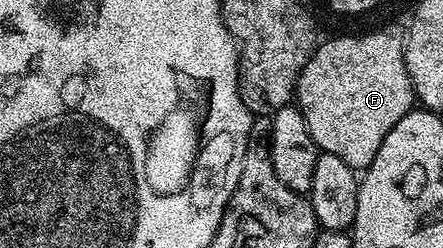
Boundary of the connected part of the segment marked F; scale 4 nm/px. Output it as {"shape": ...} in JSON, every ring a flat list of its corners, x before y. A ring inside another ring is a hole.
{"shape":[[364,31,359,37,334,37,331,41,324,42,323,45,321,42,315,48,314,54,308,59,304,71,300,71,296,90,296,104,298,110,304,115,304,123,308,123,308,135,312,135,312,139,318,144,321,152,336,155,336,159,344,159,344,163,348,163,351,169,355,171,365,171,372,163,372,159,376,159,376,151,380,151,380,143,384,143,384,135,388,135,388,131,392,131,392,127,396,127,396,123,400,123,400,119,404,119,404,115,408,115,416,105,414,84,408,75,408,67,406,66,404,38,393,34,392,31,378,33,377,35,374,35,371,31]]}

